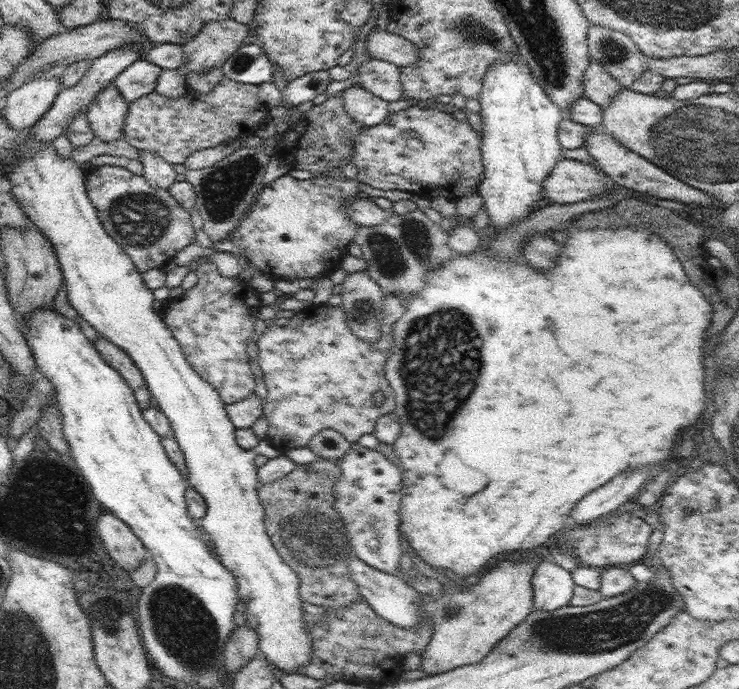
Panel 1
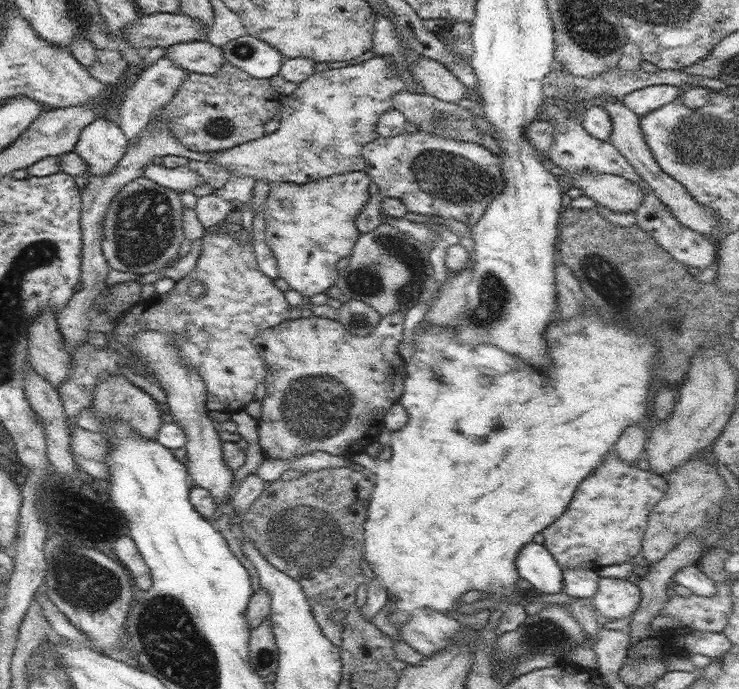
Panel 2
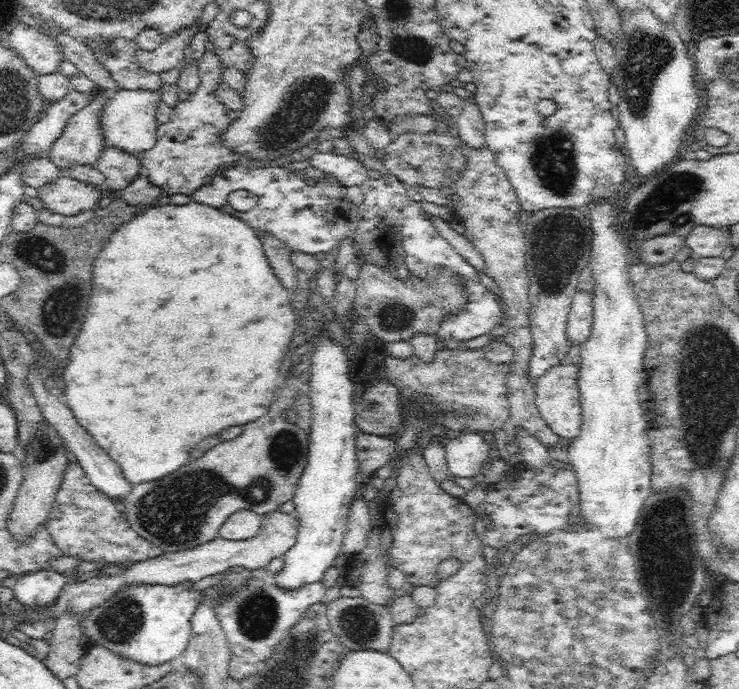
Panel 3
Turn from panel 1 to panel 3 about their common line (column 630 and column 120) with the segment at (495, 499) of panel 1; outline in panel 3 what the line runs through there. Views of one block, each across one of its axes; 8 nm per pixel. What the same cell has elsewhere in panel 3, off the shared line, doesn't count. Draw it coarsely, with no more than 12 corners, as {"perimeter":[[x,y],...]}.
{"perimeter":[[147,206],[61,396],[130,484],[269,411],[298,327],[256,230]]}

